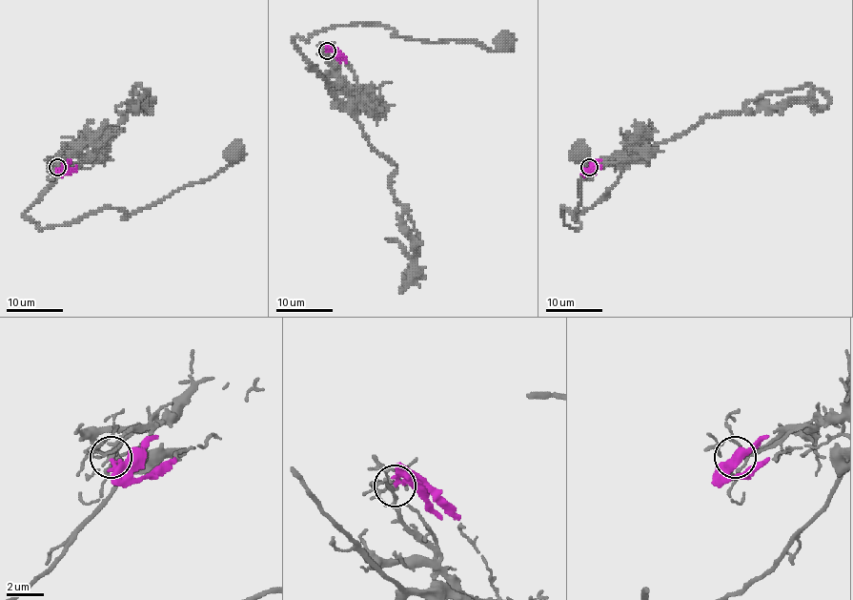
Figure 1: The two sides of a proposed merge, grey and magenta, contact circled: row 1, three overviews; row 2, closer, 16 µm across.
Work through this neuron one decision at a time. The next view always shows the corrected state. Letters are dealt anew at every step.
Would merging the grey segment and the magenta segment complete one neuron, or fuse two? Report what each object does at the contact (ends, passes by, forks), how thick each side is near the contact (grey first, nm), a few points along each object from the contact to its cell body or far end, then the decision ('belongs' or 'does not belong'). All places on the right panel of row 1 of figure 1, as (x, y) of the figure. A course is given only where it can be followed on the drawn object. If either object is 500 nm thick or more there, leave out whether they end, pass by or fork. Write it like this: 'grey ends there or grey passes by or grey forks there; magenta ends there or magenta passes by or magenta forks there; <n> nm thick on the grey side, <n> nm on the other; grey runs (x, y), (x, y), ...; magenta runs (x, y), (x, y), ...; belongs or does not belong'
grey forks there; magenta ends there; 120 nm thick on the grey side, 360 nm on the other; grey runs (589, 166), (628, 159), (578, 229), (561, 207), (575, 216), (580, 201), (580, 155); magenta runs (589, 168), (590, 172), (595, 172), (600, 166); does not belong

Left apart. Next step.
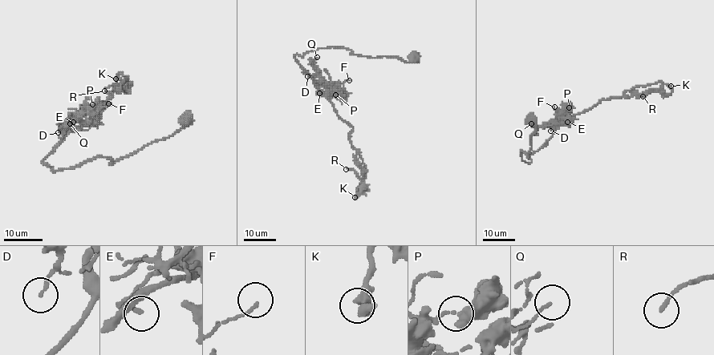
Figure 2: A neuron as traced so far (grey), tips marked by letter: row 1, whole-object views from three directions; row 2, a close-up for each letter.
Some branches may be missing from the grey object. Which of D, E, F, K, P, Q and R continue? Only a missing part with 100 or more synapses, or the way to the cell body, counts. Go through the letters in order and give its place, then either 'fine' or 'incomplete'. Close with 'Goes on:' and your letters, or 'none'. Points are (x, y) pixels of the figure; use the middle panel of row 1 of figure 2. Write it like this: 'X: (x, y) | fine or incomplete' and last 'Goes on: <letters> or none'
D: (307, 76) | fine
E: (319, 93) | fine
F: (349, 80) | fine
K: (354, 197) | fine
P: (335, 94) | fine
Q: (317, 57) | fine
R: (346, 169) | fine
Goes on: none

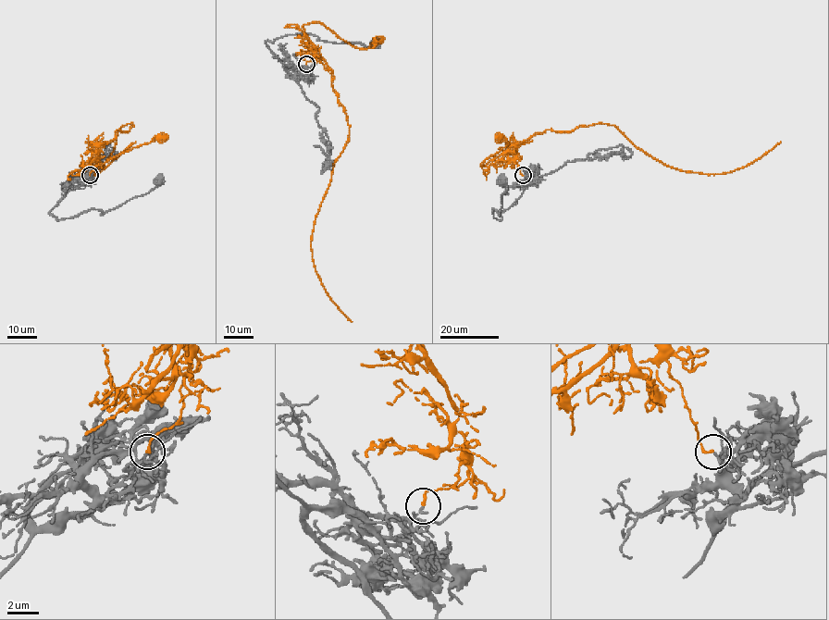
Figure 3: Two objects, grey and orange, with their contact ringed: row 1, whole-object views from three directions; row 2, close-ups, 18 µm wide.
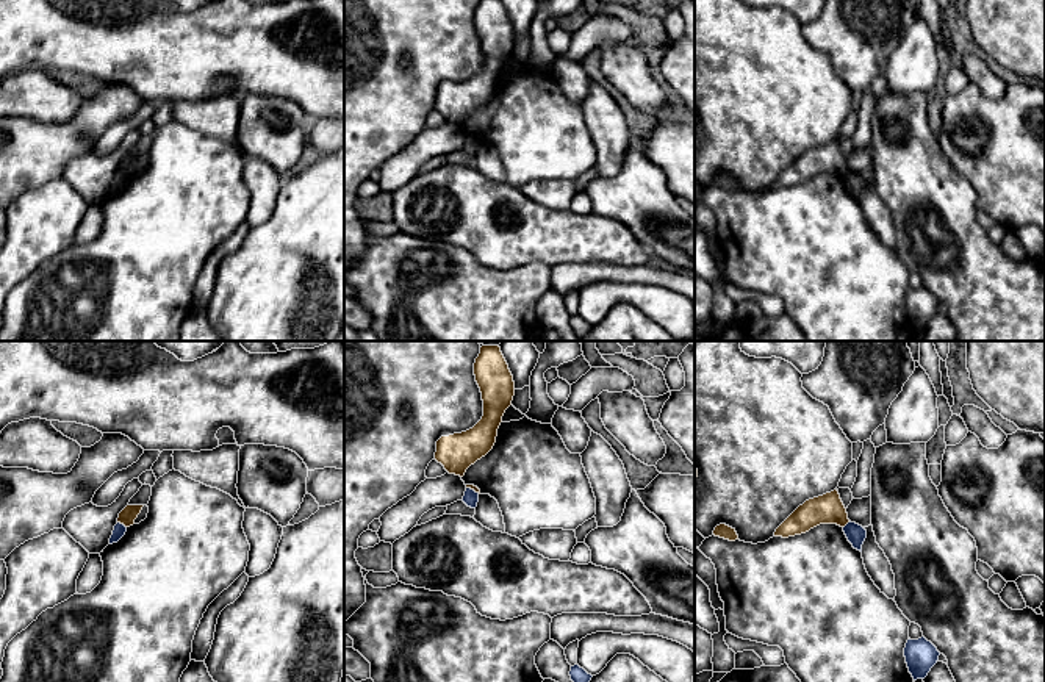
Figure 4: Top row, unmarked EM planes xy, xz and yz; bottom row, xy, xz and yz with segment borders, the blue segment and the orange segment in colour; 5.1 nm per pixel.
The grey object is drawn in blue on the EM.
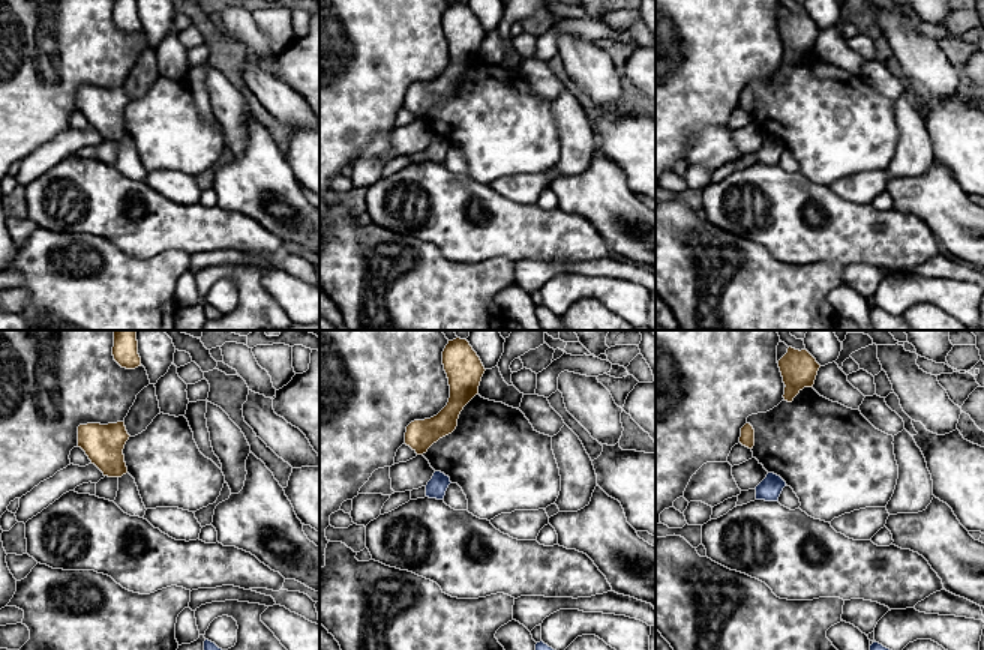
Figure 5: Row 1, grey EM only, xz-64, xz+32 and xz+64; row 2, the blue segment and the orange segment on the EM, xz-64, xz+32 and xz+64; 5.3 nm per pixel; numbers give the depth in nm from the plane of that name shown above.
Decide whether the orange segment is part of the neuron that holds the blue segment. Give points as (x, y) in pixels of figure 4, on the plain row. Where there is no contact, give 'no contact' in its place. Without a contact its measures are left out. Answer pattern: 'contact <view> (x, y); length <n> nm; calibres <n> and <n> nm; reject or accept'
contact xy (122, 174); length 60 nm; calibres 70 and 90 nm; reject

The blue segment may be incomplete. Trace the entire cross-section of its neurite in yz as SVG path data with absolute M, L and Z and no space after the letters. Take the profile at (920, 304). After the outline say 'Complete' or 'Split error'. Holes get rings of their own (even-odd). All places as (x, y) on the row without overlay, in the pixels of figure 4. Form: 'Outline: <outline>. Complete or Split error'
Outline: M925 286L907 289L904 307L914 330L925 328L931 318L937 313L940 302Z. Complete

